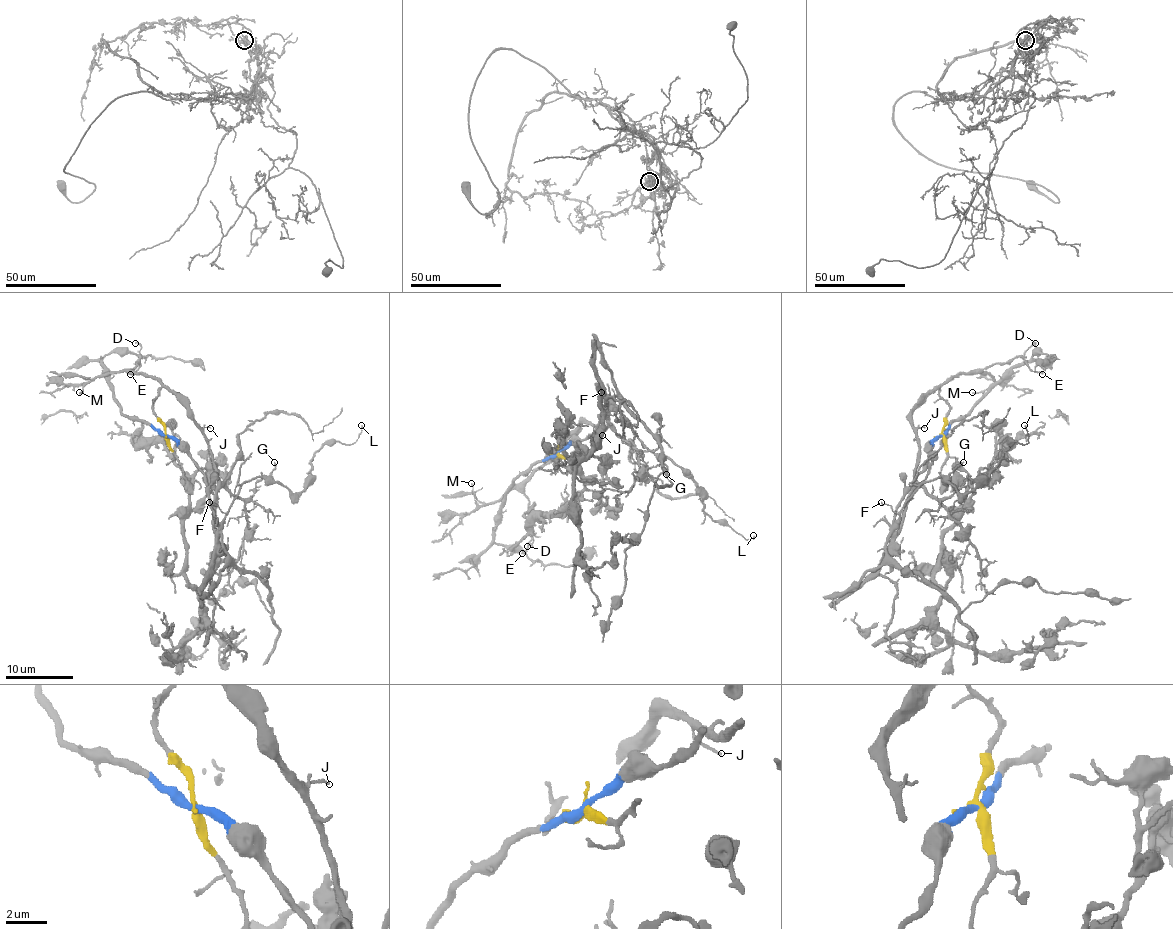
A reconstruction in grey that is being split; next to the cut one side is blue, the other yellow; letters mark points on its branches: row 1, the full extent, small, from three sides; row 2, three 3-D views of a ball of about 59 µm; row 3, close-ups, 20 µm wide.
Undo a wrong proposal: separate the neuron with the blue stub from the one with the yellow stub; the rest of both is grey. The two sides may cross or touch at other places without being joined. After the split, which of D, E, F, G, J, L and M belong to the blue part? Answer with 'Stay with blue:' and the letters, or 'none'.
Stay with blue: F, G, L

